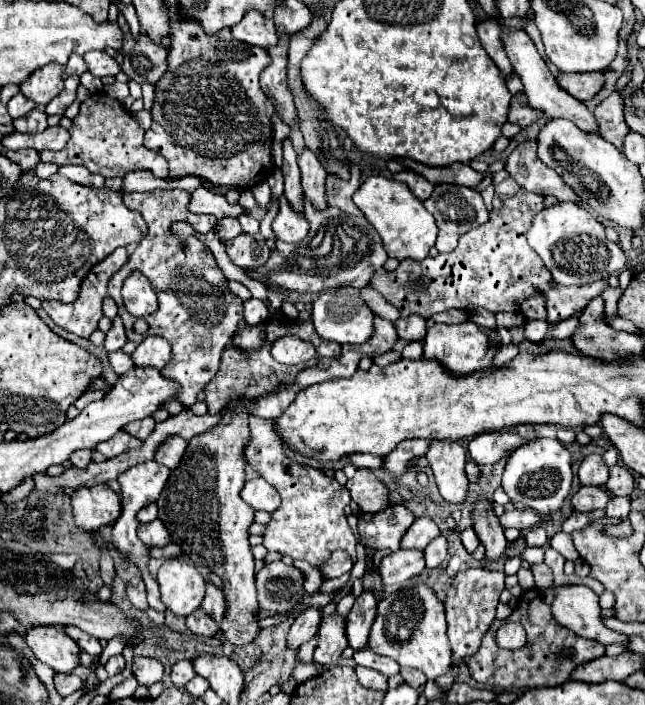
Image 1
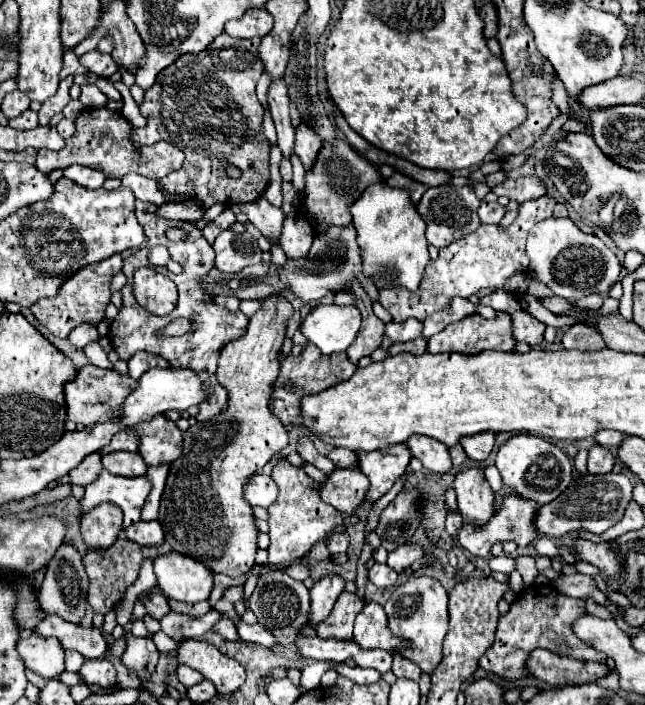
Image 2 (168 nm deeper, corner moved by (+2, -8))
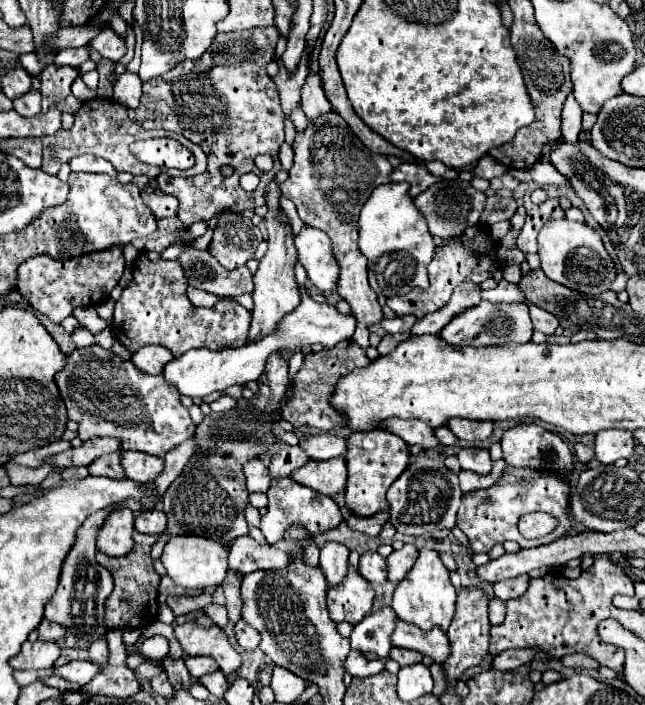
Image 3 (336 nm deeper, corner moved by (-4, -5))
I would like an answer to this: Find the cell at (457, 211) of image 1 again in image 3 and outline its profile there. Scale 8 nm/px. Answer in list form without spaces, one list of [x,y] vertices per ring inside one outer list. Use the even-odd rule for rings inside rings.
[[[440,180],[438,184],[434,184],[434,188],[428,188],[420,196],[416,196],[414,204],[424,214],[426,222],[428,222],[428,230],[430,230],[432,236],[438,236],[438,238],[456,238],[466,228],[478,224],[480,214],[482,214],[484,204],[486,204],[486,196],[484,196],[484,192],[476,190],[470,182]]]

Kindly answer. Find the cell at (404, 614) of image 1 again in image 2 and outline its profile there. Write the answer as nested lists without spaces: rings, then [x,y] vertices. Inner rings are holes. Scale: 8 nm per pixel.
[[[412,575],[394,589],[388,603],[384,605],[384,611],[388,613],[390,631],[394,631],[394,635],[408,637],[412,641],[412,647],[400,653],[412,659],[416,665],[420,665],[422,671],[426,673],[434,671],[436,663],[442,657],[442,641],[448,629],[448,593],[442,587],[442,583],[426,575],[420,577]]]

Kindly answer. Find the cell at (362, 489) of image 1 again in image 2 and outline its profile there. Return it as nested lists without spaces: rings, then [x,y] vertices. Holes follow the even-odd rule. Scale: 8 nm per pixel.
[[[334,469],[326,477],[326,483],[320,485],[318,495],[324,503],[352,515],[354,509],[362,505],[366,491],[368,477],[364,477],[358,469]]]

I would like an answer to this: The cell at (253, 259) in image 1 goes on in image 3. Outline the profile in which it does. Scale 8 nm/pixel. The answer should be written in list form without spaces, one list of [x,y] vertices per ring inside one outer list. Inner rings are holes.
[[[240,214],[220,216],[210,242],[210,254],[228,270],[244,266],[254,258],[262,242],[262,232],[252,220]]]

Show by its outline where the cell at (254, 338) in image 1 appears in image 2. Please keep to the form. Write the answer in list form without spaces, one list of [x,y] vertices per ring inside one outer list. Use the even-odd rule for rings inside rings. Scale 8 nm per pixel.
[[[272,293],[268,299],[262,301],[262,307],[250,317],[250,325],[246,335],[240,339],[228,343],[218,361],[218,383],[224,385],[230,393],[230,405],[226,411],[218,413],[210,421],[194,423],[184,433],[184,451],[182,455],[172,463],[168,481],[184,481],[184,495],[180,491],[164,491],[162,503],[160,503],[160,515],[158,521],[164,527],[166,541],[172,545],[174,551],[190,555],[198,561],[202,561],[206,567],[210,567],[214,573],[224,573],[230,577],[242,577],[252,565],[256,555],[256,535],[258,529],[252,523],[252,507],[244,497],[244,483],[250,475],[262,471],[262,467],[288,445],[288,433],[286,427],[280,423],[280,419],[268,409],[274,383],[280,373],[280,349],[286,337],[286,323],[294,315],[292,305],[286,297]]]

